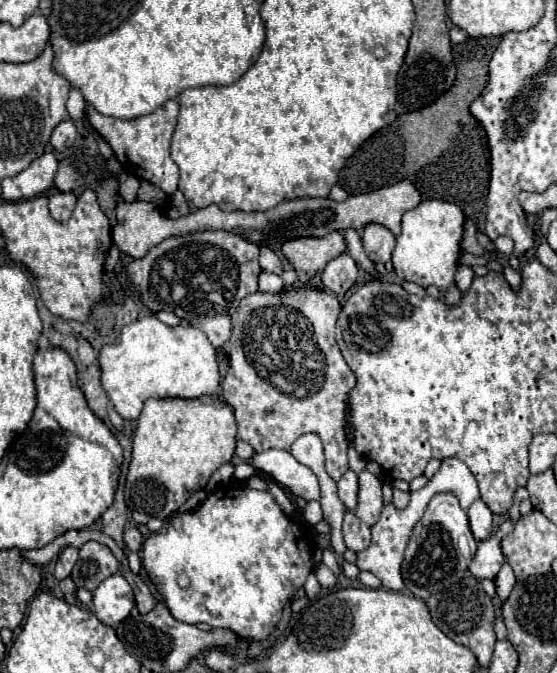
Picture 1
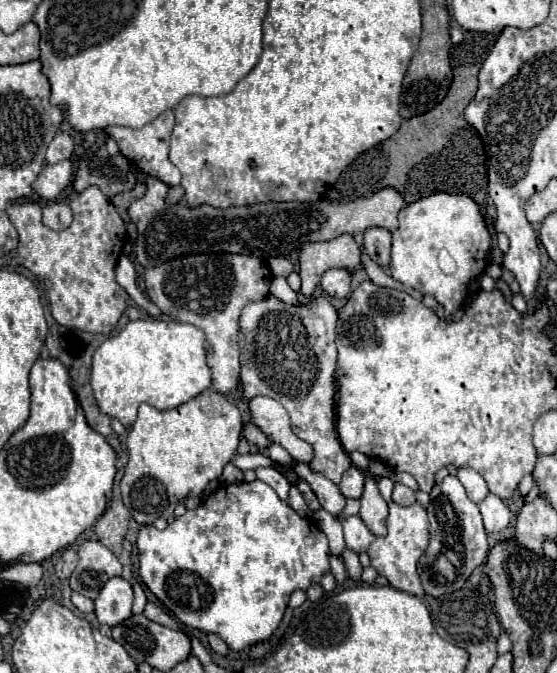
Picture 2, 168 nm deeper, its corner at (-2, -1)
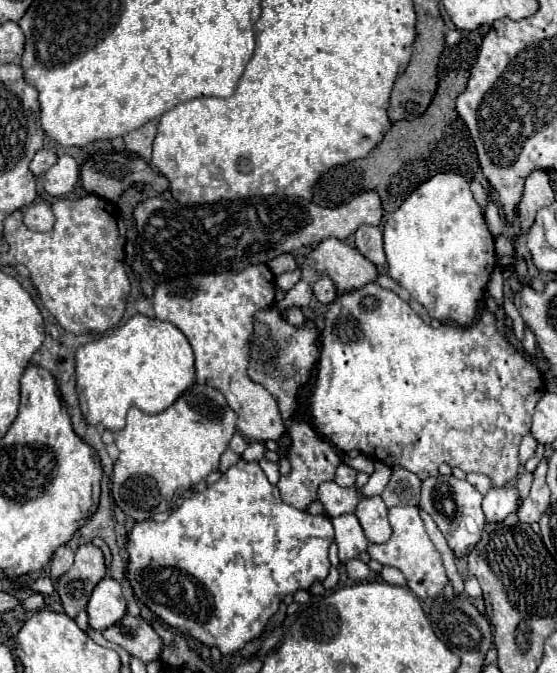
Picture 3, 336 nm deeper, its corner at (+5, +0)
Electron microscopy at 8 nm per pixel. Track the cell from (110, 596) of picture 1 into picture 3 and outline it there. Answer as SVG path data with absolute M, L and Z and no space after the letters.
M111 577L101 579L93 589L87 605L91 629L103 631L115 625L125 615L125 609L127 609L127 603L125 603L121 585Z

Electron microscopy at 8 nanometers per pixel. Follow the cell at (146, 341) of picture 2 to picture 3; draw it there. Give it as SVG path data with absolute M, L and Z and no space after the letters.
M135 315L125 325L75 351L81 413L89 425L103 425L117 433L125 427L129 407L139 407L147 415L157 415L173 405L195 379L193 363L193 349L187 337L173 323Z

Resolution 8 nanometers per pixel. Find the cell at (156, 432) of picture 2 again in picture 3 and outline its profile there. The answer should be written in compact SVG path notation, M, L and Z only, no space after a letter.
M193 383L169 409L159 415L147 415L137 407L131 407L127 413L127 425L115 437L115 445L119 449L111 483L111 495L115 505L135 521L145 521L151 519L155 513L167 511L175 499L175 493L187 491L191 485L197 485L219 467L219 457L227 449L235 431L235 411L227 405L223 393L209 385Z

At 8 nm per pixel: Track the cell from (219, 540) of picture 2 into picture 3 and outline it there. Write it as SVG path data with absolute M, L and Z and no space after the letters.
M239 459L239 463L231 465L219 481L215 481L213 485L209 485L205 491L199 491L195 493L193 497L185 499L183 505L171 513L171 517L163 523L157 523L153 519L147 519L147 521L141 521L141 523L135 523L133 529L129 531L127 535L127 581L129 585L133 587L135 591L135 597L145 605L149 607L159 619L163 619L169 627L177 629L179 633L187 633L191 635L193 639L209 645L209 647L217 647L223 655L231 655L235 651L239 651L245 643L257 639L267 621L277 613L279 609L279 603L283 601L283 597L287 593L295 593L299 589L309 589L311 583L315 581L323 581L327 575L329 575L329 557L327 557L327 551L329 551L329 545L333 543L333 525L331 525L331 517L327 515L311 515L309 511L299 511L287 503L281 501L279 497L279 489L275 485L271 485L263 473L263 469L259 467L257 461L243 461Z

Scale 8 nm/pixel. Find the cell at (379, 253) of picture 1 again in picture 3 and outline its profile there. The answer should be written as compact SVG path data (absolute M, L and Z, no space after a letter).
M371 225L359 227L355 233L355 247L365 259L373 261L377 267L383 267L387 263L385 253L383 253L381 227L371 227Z

